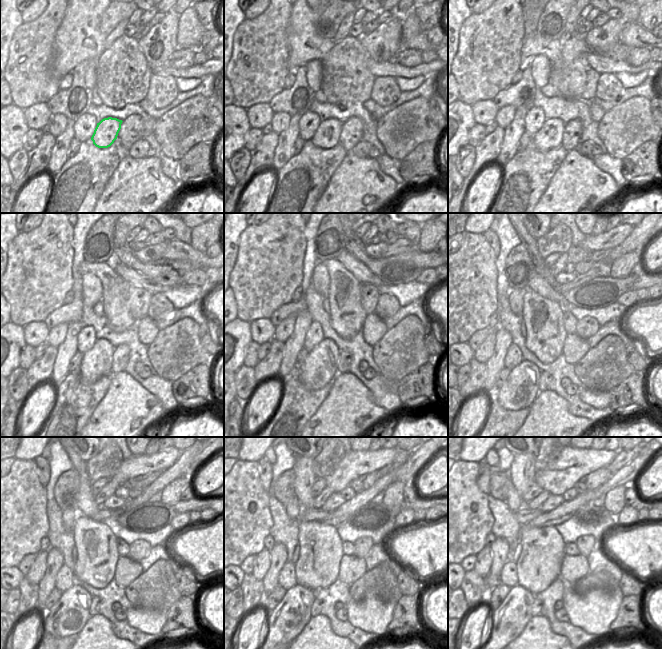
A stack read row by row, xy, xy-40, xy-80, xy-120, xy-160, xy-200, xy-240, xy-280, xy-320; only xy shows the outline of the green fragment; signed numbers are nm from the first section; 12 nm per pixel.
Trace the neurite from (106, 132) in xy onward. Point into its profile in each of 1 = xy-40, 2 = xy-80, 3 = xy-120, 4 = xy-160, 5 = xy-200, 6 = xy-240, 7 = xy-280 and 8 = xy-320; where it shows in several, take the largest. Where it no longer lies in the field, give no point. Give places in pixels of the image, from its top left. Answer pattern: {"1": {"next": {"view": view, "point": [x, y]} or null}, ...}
{"1": {"next": {"view": "xy-40", "point": [326, 136]}}, "2": {"next": {"view": "xy-80", "point": [549, 137]}}, "3": {"next": {"view": "xy-120", "point": [96, 363]}}, "4": {"next": {"view": "xy-160", "point": [320, 367]}}, "5": {"next": {"view": "xy-200", "point": [519, 390]}}, "6": {"next": {"view": "xy-240", "point": [68, 616]}}, "7": {"next": {"view": "xy-280", "point": [287, 620]}}, "8": {"next": {"view": "xy-320", "point": [508, 621]}}}

